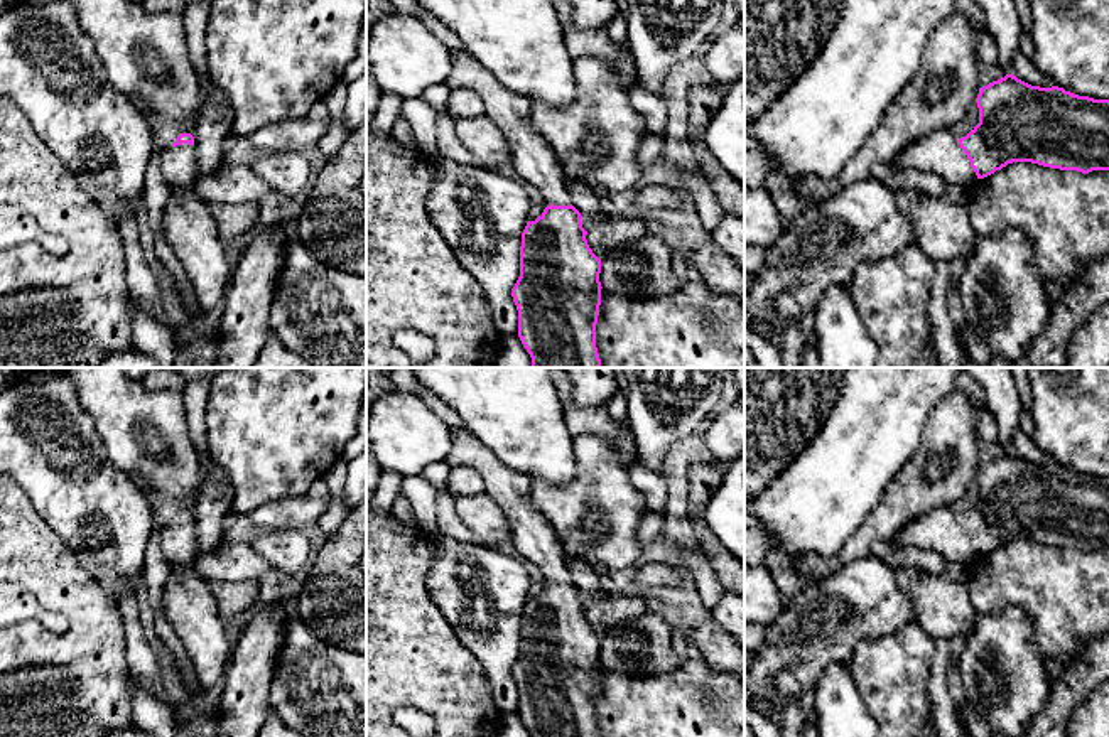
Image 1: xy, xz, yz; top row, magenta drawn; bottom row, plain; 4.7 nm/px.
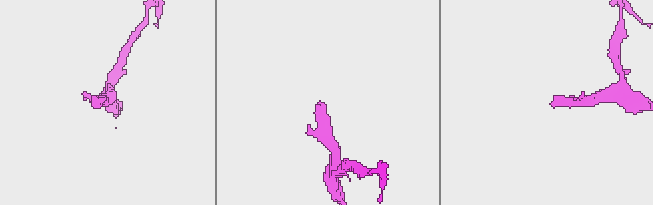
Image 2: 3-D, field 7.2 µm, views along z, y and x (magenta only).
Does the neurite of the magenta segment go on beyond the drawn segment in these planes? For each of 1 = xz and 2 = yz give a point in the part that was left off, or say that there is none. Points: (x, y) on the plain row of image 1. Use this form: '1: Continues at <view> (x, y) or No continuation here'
1: Continues at xz (532, 535)
2: Continues at yz (939, 530)

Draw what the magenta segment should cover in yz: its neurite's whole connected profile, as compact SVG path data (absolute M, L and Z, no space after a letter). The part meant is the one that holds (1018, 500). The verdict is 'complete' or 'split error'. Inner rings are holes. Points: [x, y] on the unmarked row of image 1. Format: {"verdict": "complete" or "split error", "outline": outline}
{"verdict": "split error", "outline": "M1013 452L979 465L976 476L979 486L979 501L962 516L955 516L947 508L932 509L901 528L890 543L900 548L918 548L933 551L947 562L969 568L977 557L984 557L1013 540L1031 540L1050 546L1077 548L1089 551L1092 548L1109 548L1109 477L1094 477L1079 474L1063 465L1031 464Z"}

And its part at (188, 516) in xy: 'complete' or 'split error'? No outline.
split error

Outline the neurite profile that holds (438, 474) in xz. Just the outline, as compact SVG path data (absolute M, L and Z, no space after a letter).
M442 460L442 462L427 465L422 471L420 477L429 481L434 487L442 489L442 487L447 487L449 472L451 472L451 467L447 465L446 460Z

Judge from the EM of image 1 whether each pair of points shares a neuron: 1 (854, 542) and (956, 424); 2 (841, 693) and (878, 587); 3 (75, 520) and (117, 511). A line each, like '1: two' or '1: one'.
1: one
2: two
3: one

